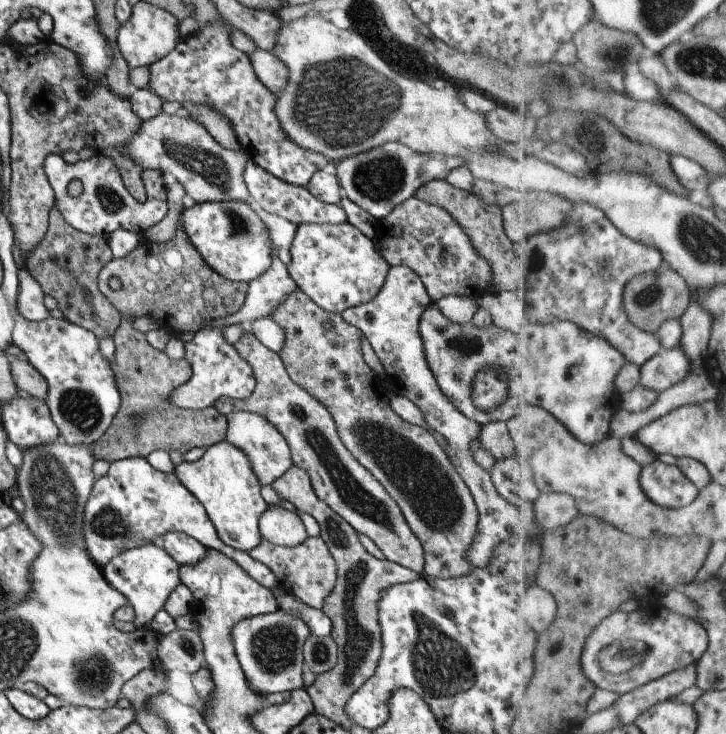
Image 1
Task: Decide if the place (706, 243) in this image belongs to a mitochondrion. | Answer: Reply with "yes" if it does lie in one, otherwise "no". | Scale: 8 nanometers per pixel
yes

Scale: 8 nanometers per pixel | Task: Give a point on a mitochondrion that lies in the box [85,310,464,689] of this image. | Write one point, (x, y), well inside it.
(350, 491)

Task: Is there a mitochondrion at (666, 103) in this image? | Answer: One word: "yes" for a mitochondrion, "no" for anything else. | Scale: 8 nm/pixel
no

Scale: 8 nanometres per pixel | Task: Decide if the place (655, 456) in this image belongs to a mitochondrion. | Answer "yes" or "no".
no

